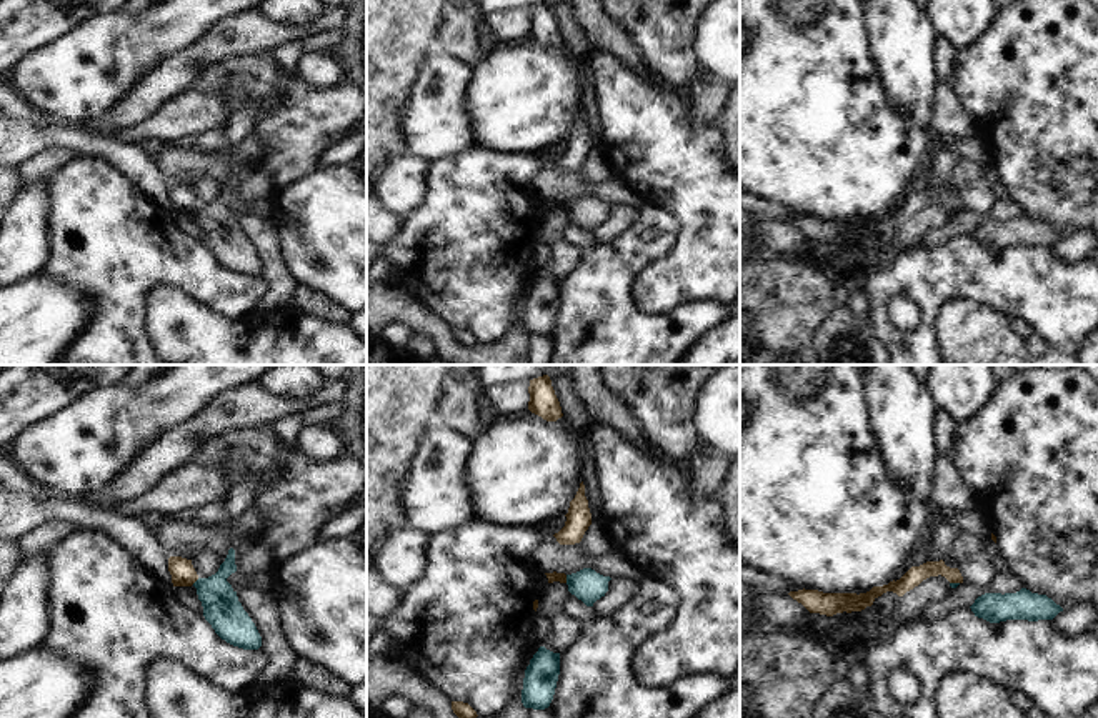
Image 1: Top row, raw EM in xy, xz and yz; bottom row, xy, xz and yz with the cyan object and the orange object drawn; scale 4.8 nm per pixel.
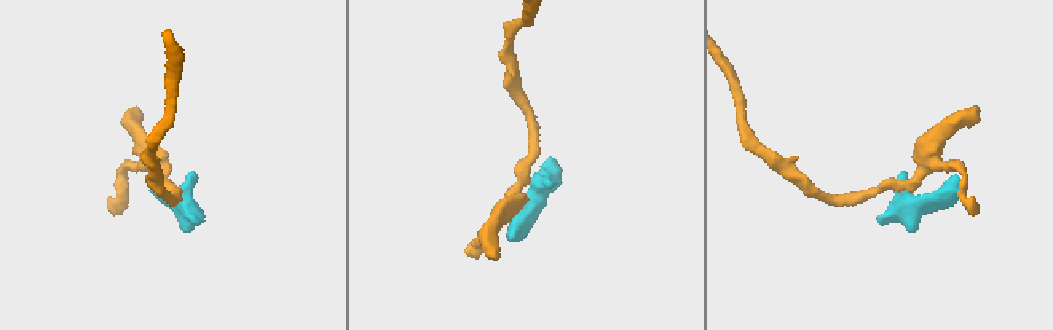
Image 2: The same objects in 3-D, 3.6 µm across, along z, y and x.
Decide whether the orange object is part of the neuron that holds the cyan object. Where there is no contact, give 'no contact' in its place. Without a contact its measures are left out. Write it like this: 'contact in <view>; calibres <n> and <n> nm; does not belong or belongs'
contact in xz; calibres 160 and 50 nm; does not belong

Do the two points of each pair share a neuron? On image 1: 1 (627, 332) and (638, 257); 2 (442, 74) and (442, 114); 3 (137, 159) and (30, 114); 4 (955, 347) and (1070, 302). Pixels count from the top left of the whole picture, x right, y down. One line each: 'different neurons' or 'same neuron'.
1: same neuron
2: same neuron
3: different neurons
4: different neurons

